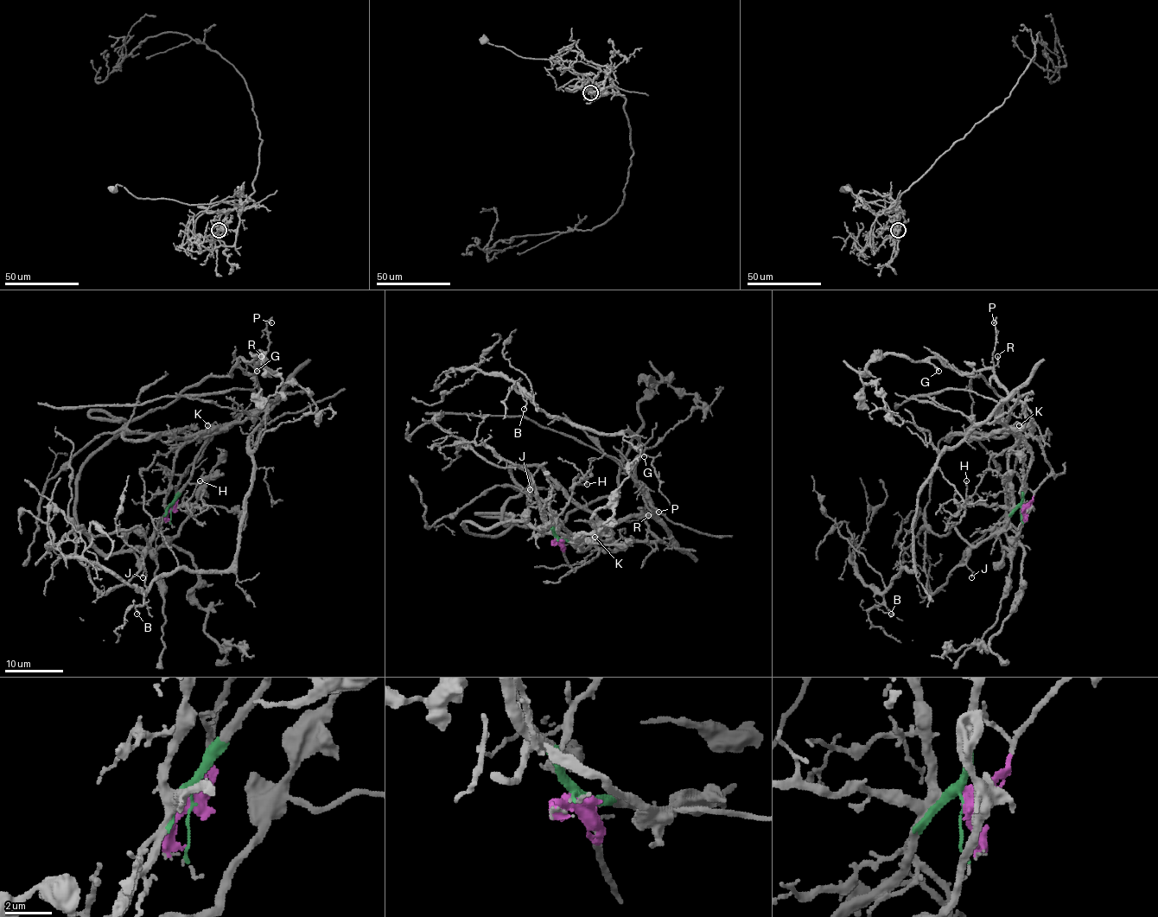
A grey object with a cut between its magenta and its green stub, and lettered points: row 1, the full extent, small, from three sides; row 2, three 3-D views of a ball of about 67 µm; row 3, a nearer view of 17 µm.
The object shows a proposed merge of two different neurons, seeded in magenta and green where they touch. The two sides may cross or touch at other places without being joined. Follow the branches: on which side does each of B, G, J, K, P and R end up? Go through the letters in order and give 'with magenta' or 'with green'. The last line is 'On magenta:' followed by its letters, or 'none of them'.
B: with green
G: with magenta
J: with green
K: with magenta
P: with magenta
R: with magenta
On magenta: G, K, P, R

